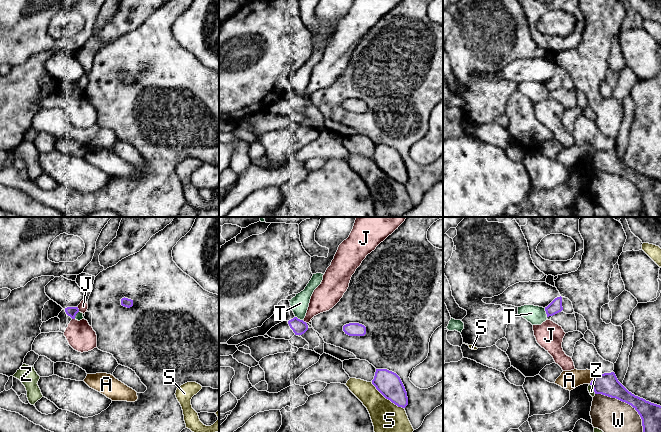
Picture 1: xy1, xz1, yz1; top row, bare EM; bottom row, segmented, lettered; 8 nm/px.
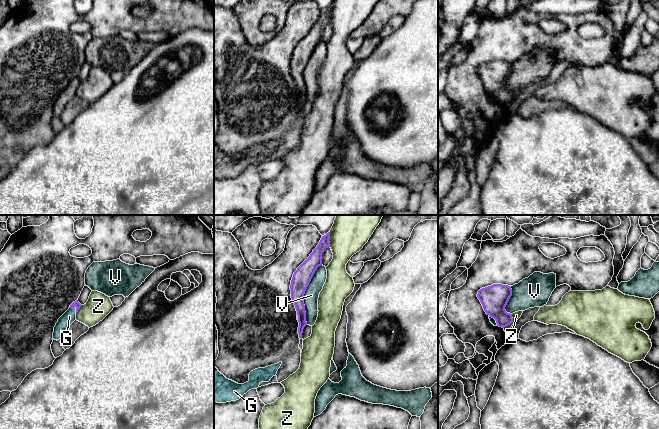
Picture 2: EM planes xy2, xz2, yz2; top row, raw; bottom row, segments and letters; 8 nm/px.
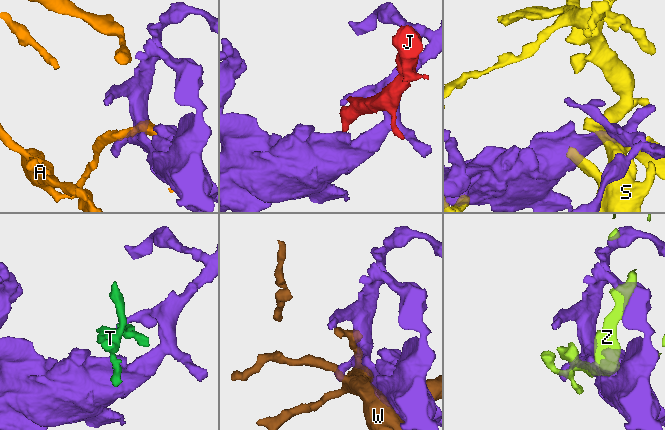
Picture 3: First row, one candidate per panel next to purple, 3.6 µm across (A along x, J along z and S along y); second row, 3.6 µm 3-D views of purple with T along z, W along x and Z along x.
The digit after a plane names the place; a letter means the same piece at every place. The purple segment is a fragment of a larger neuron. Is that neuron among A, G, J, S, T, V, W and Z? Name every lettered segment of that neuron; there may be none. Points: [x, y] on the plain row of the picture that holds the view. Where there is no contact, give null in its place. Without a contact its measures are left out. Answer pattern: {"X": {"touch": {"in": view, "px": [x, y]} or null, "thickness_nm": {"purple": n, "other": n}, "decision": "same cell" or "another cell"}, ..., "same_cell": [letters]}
{"A": {"touch": {"in": "yz1", "px": [592, 156]}, "thickness_nm": {"purple": 180, "other": 160}, "decision": "another cell"}, "G": {"touch": {"in": "xy2", "px": [76, 84]}, "thickness_nm": {"purple": 50, "other": 100}, "decision": "same cell"}, "J": {"touch": {"in": "xy1", "px": [78, 85]}, "thickness_nm": {"purple": 80, "other": 80}, "decision": "another cell"}, "S": {"touch": {"in": "xz1", "px": [387, 174]}, "thickness_nm": {"purple": 200, "other": 280}, "decision": "another cell"}, "T": {"touch": {"in": "yz1", "px": [546, 88]}, "thickness_nm": {"purple": 100, "other": 150}, "decision": "another cell"}, "V": {"touch": {"in": "xz2", "px": [304, 69]}, "thickness_nm": {"purple": 150, "other": 120}, "decision": "another cell"}, "W": {"touch": {"in": "yz1", "px": [629, 180]}, "thickness_nm": {"purple": 180, "other": 300}, "decision": "another cell"}, "Z": {"touch": {"in": "yz2", "px": [511, 98]}, "thickness_nm": {"purple": 220, "other": 60}, "decision": "another cell"}, "same_cell": ["G"]}

